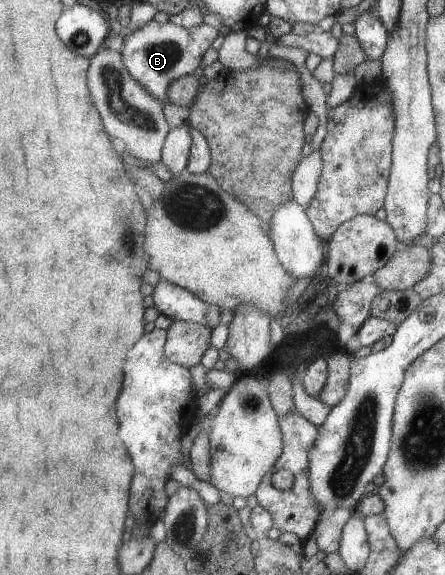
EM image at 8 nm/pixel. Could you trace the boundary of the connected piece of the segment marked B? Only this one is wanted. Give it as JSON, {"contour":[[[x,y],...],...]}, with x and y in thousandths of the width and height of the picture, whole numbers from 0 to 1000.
{"contour":[[[339,38],[303,52],[303,57],[294,61],[285,63],[281,56],[276,57],[281,82],[276,82],[274,96],[294,132],[303,134],[317,148],[326,148],[326,155],[344,169],[353,169],[357,176],[373,181],[384,144],[418,130],[445,129],[456,96],[470,89],[483,64],[492,59],[503,59],[494,47],[481,49],[461,42],[440,47],[407,47],[382,38],[366,43]]]}

